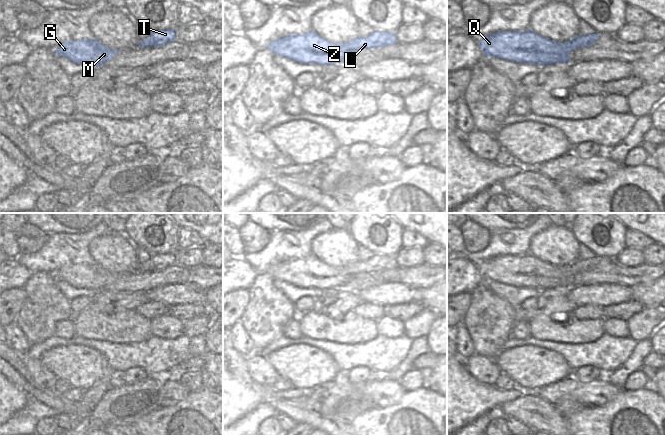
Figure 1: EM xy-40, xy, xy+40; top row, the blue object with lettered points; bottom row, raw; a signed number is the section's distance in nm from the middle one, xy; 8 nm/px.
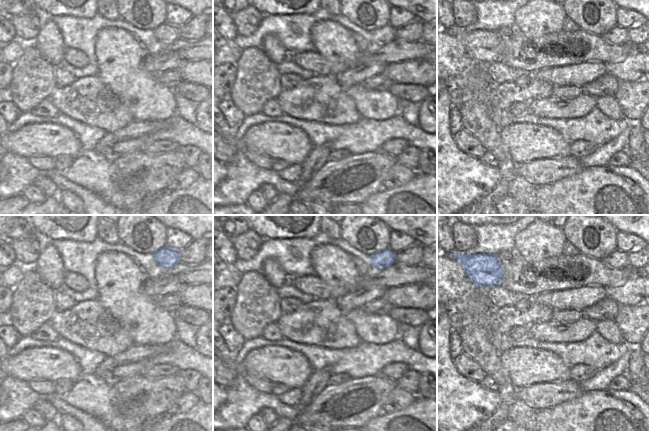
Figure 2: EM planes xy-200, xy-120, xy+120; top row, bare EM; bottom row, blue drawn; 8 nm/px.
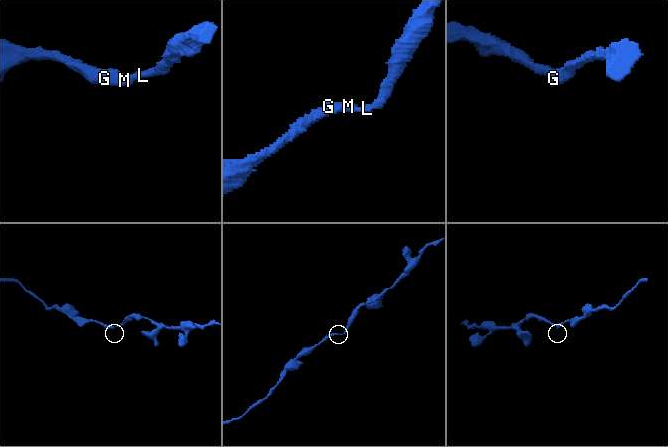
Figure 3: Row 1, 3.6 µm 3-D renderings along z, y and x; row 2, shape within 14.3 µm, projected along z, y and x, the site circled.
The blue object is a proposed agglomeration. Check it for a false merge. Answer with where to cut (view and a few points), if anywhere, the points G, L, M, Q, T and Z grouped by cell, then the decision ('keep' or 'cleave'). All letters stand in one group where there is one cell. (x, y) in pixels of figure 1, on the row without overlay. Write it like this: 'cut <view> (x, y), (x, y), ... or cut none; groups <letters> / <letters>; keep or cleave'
cut none; groups G L M Q T Z; keep

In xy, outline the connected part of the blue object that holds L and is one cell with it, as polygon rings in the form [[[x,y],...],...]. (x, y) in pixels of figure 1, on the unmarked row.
[[[309,255],[303,259],[279,261],[271,265],[266,272],[274,279],[297,287],[331,289],[341,287],[359,273],[377,273],[396,267],[395,258],[387,255],[374,255],[367,261],[357,261],[346,267],[331,267],[315,255]]]

